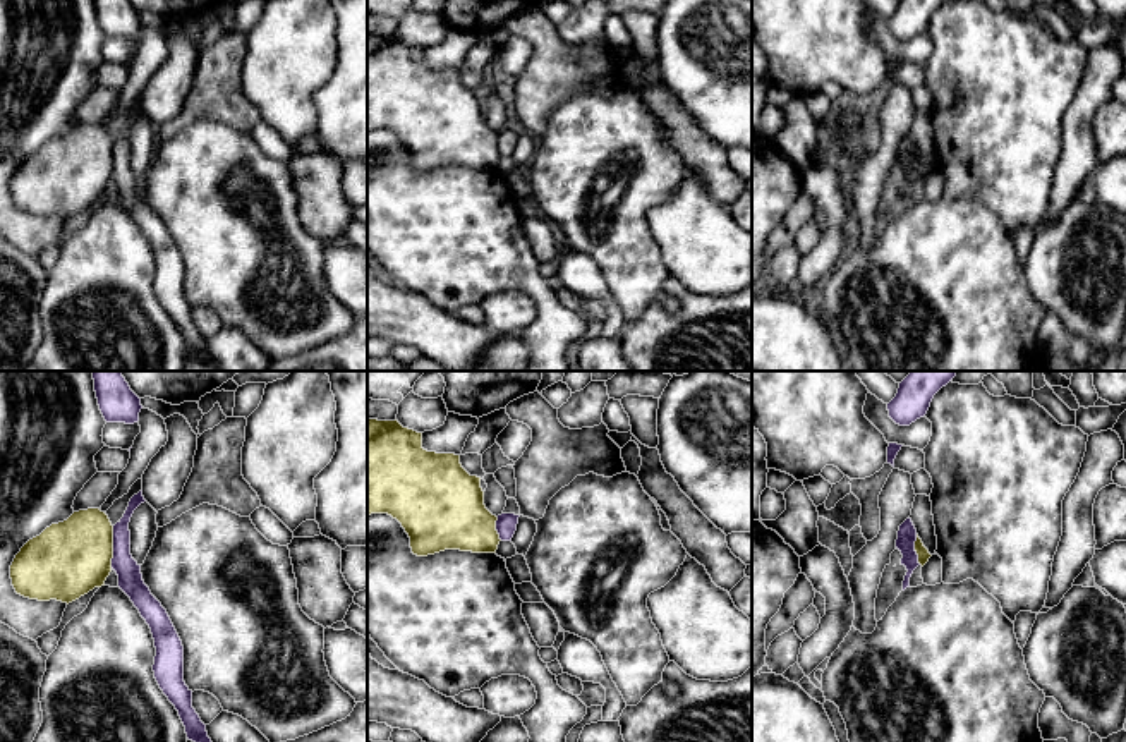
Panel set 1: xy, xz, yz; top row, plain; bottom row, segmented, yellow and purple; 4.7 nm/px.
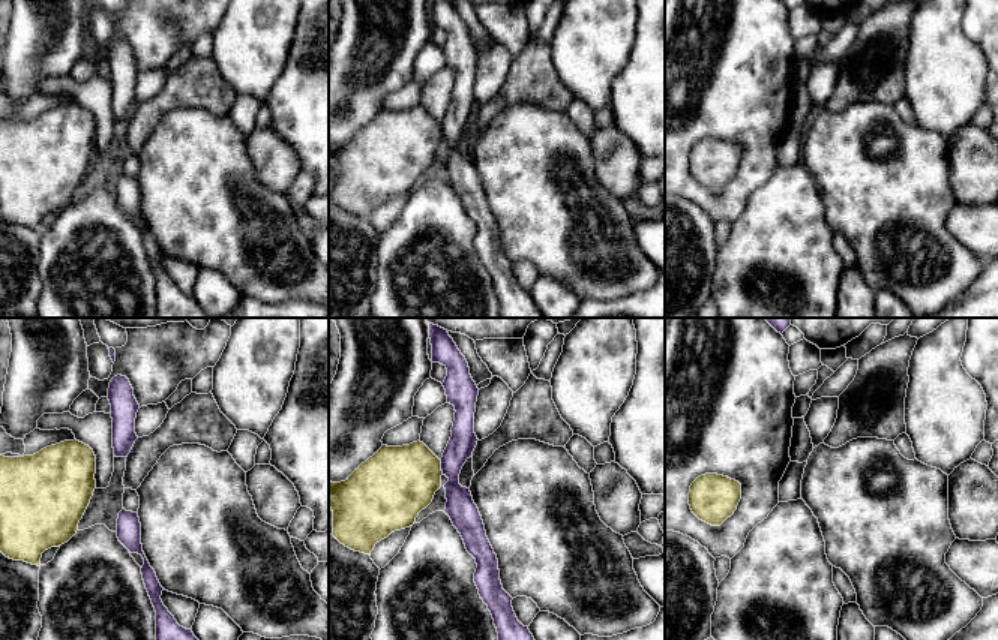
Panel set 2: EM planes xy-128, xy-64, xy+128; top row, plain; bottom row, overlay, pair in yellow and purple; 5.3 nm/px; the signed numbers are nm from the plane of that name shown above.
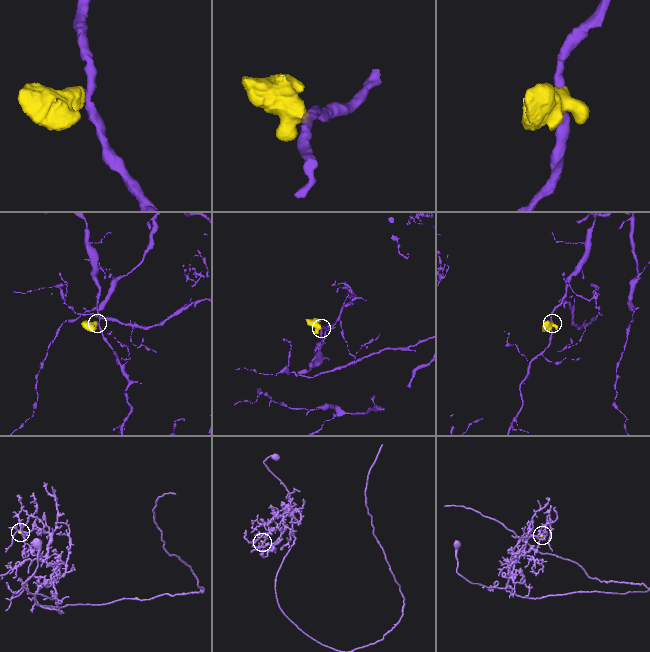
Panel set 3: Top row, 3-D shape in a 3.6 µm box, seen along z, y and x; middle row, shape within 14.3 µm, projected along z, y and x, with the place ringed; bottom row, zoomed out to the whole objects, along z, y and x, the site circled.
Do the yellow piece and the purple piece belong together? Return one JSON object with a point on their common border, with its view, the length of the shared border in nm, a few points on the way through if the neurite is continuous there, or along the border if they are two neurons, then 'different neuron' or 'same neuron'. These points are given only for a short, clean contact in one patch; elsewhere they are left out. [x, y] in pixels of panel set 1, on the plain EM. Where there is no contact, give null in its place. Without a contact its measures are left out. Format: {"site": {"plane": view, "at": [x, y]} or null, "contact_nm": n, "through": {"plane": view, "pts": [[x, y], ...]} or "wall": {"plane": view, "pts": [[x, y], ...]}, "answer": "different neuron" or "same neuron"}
{"site": {"plane": "xy", "at": [112, 162]}, "contact_nm": 200, "answer": "different neuron"}

